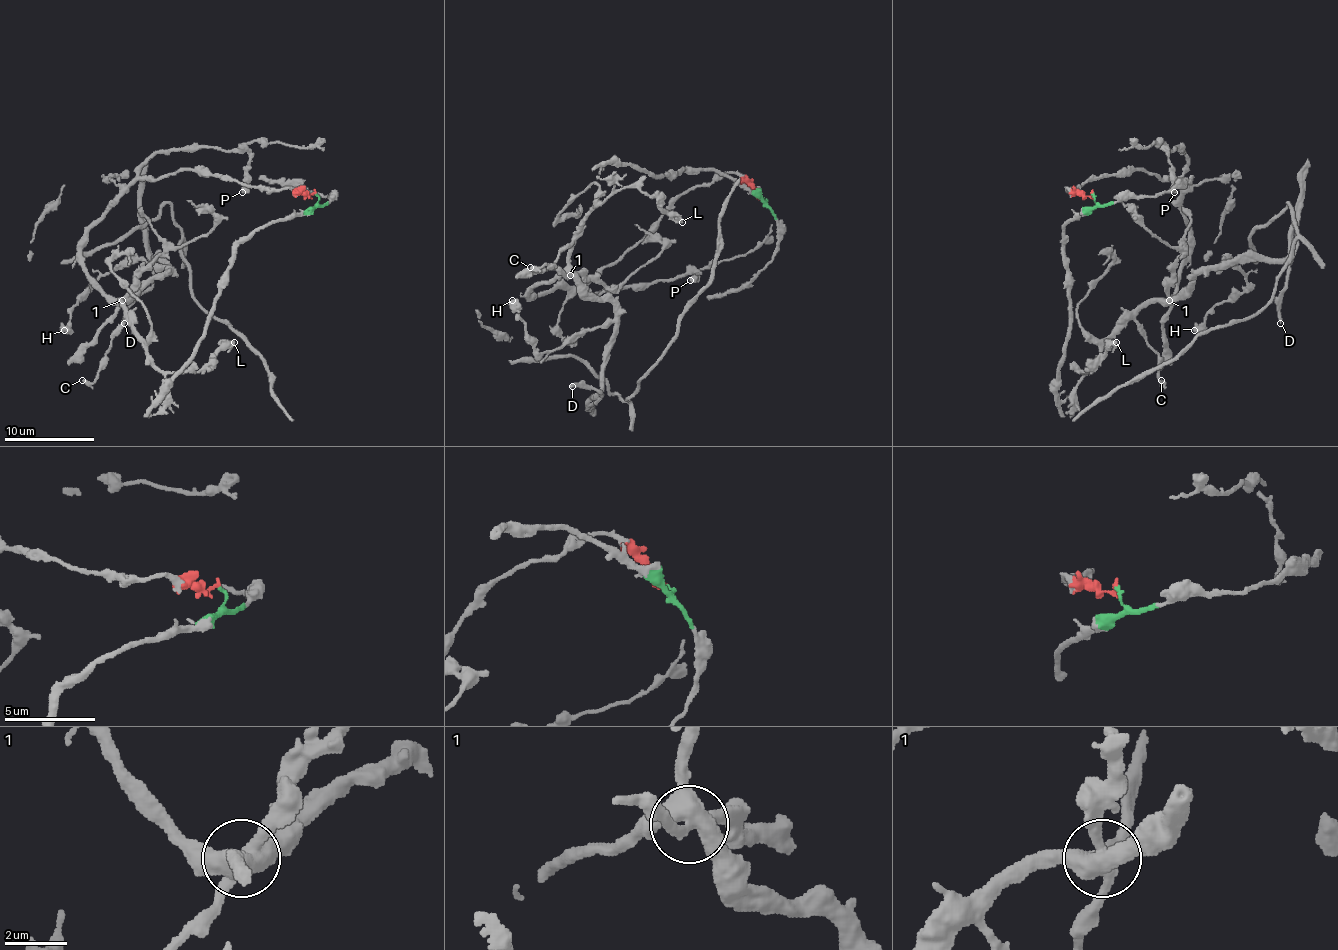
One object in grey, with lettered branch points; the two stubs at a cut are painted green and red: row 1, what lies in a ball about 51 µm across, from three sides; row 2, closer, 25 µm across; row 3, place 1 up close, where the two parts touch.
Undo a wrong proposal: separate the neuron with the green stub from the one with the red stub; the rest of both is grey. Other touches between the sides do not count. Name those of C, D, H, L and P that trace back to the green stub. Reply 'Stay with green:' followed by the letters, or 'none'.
Stay with green: none

